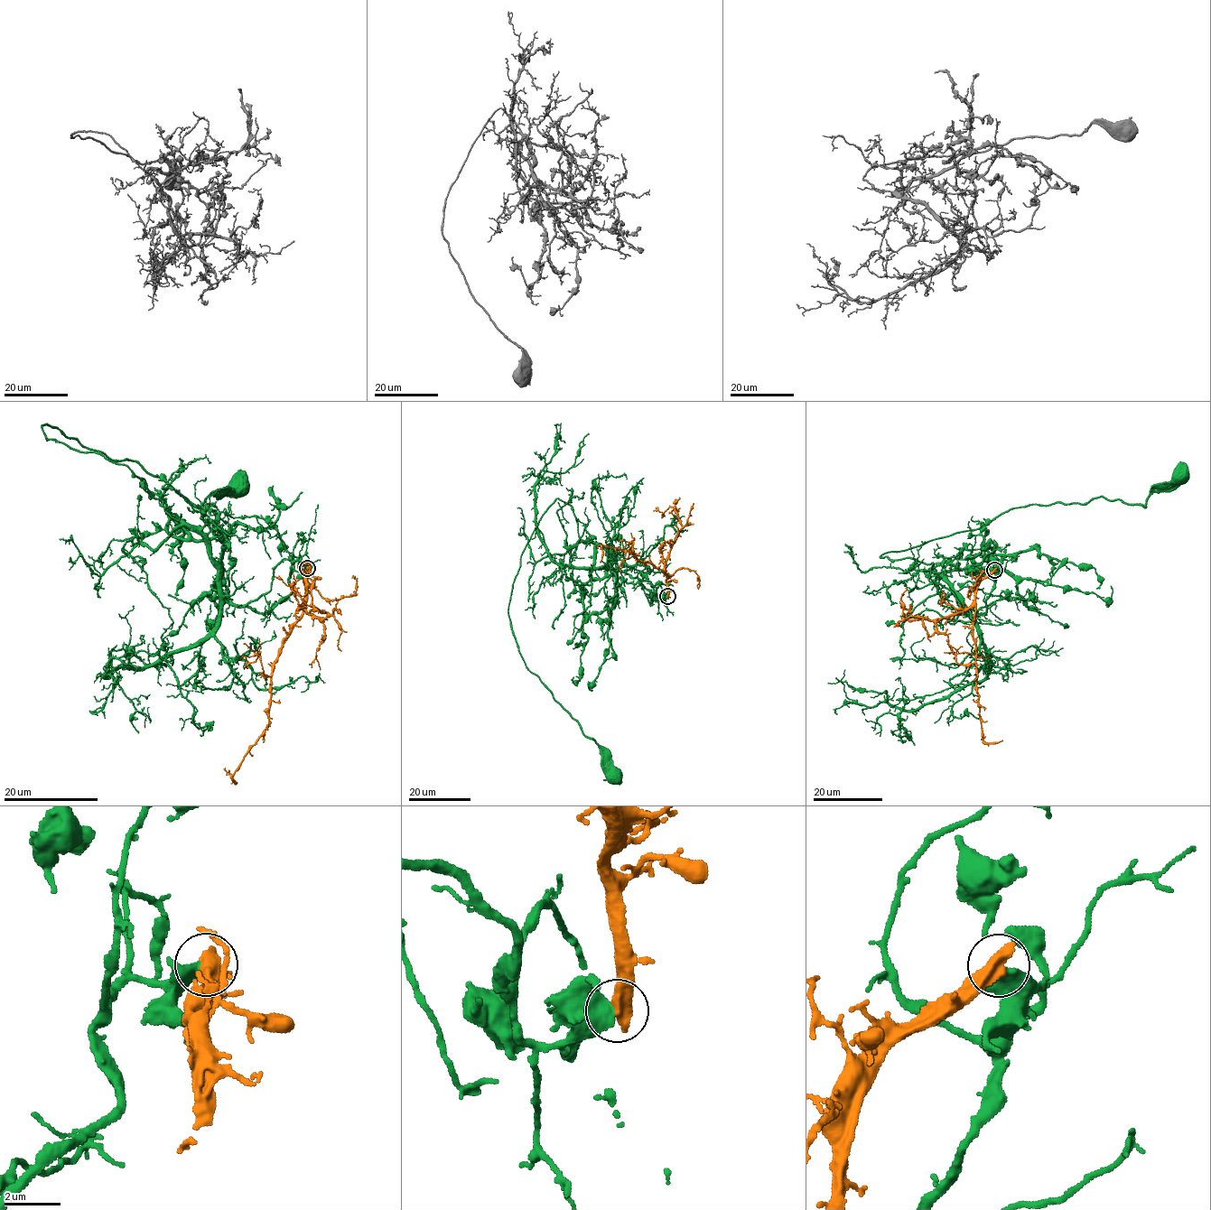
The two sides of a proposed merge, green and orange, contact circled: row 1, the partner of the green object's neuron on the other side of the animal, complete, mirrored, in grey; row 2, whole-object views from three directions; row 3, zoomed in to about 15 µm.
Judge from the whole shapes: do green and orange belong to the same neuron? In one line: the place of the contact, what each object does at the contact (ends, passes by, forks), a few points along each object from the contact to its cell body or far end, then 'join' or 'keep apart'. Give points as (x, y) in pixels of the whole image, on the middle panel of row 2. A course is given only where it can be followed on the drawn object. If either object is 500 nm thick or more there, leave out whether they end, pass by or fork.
at (667, 596); green runs (667, 597), (612, 568), (557, 498), (521, 555), (508, 609), (518, 650), (613, 776); orange runs (667, 597), (666, 572), (648, 563), (639, 561), (631, 552), (604, 545), (600, 562); keep apart

